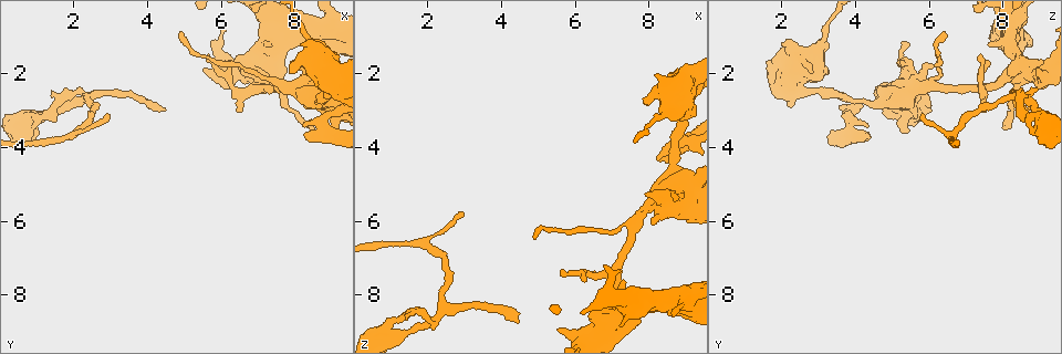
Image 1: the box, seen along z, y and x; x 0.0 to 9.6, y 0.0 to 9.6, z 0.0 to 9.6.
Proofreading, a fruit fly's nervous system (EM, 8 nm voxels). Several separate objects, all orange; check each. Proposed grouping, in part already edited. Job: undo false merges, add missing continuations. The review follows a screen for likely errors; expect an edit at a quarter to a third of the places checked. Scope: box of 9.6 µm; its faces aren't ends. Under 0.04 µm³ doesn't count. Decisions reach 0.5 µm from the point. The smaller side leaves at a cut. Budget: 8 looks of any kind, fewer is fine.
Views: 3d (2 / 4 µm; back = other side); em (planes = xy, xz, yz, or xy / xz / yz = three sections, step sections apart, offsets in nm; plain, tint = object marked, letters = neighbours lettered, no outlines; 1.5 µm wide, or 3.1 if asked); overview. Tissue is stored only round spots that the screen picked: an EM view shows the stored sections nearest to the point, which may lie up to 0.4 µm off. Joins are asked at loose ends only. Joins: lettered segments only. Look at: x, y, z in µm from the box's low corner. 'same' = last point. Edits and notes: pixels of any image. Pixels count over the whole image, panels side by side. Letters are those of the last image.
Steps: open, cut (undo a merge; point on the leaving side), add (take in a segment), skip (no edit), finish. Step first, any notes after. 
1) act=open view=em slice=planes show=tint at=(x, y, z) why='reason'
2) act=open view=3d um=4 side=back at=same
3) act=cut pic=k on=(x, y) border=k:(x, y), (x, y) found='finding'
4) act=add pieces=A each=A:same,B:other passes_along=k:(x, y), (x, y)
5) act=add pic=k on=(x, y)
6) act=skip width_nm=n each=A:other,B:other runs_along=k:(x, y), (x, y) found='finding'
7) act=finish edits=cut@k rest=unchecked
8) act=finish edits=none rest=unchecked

act=open view=3d um=2 at=(2.95, 3.10, 5.75) why='tapers out'

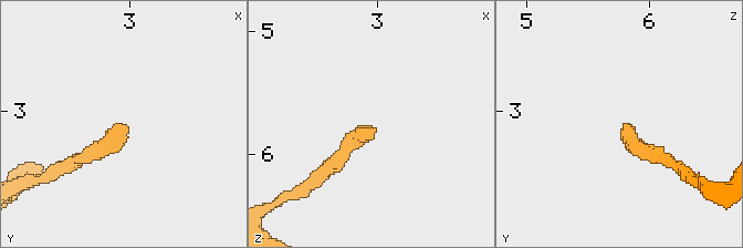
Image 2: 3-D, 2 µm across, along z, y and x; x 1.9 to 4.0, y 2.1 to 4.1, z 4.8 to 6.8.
act=open view=em slice=xy step=4 show=letters at=(2.98, 3.14, 5.78)

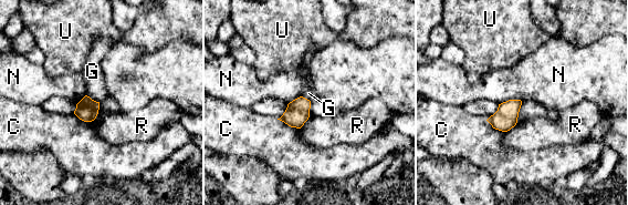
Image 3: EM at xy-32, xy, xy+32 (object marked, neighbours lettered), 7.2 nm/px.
act=skip each=C:other,G:other,N:other,R:other,U:other border=3:(86, 95), (100, 102) found='none of them fits'

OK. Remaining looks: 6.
act=open view=em slice=xy step=8 show=tint at=(8.55, 3.50, 8.15) why='branch stops here'

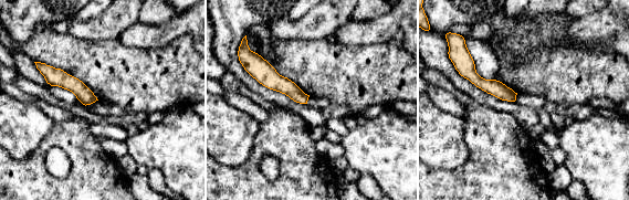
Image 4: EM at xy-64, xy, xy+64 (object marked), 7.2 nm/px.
act=open view=em slice=planes show=tint at=same why='another direction'

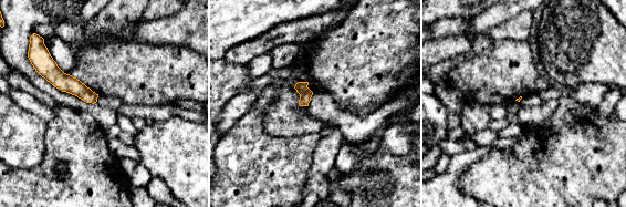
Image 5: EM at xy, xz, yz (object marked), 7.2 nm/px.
act=open view=em slice=planes show=letters at=same

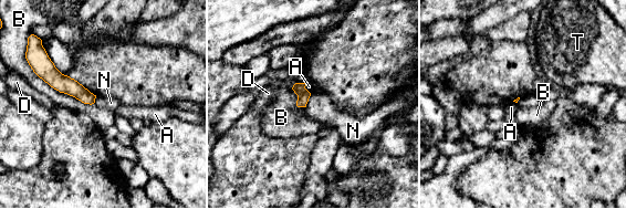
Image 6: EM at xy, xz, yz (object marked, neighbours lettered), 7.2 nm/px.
act=skip each=A:other,B:other,D:other,N:other,T:other runs_along=6:(47, 65), (64, 84), (92, 100) found='no lettered segment goes on from it'

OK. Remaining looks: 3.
act=open view=3d um=4 side=back at=(8.35, 3.65, 4.40) why='stops while still wide'

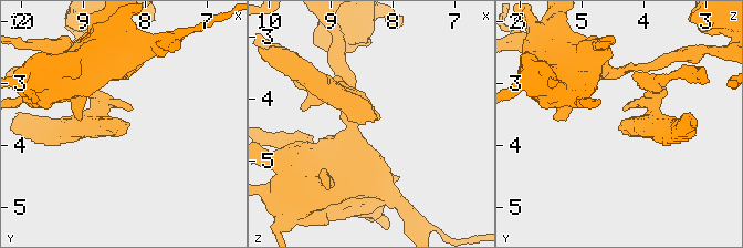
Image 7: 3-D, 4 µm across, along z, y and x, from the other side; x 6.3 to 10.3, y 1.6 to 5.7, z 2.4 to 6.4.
act=open view=em slice=xy step=8 show=letters at=(8.35, 3.70, 4.40) why='need the tissue'

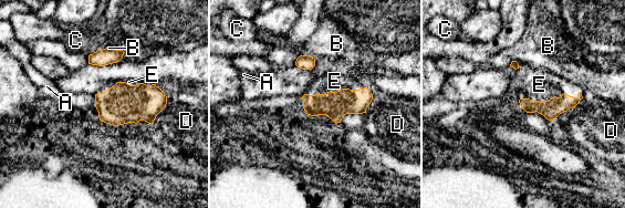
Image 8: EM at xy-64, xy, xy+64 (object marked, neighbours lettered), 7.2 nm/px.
act=add pieces=E each=A:other,B:other,C:other,D:other,E:same found='the cell continues'

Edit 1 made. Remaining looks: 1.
act=finish edits=add@8 rest=unchecked

